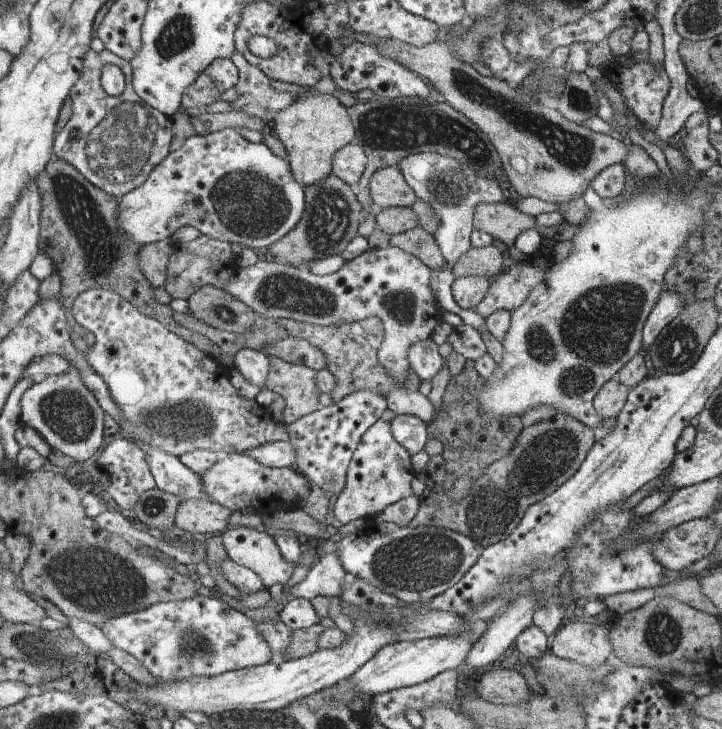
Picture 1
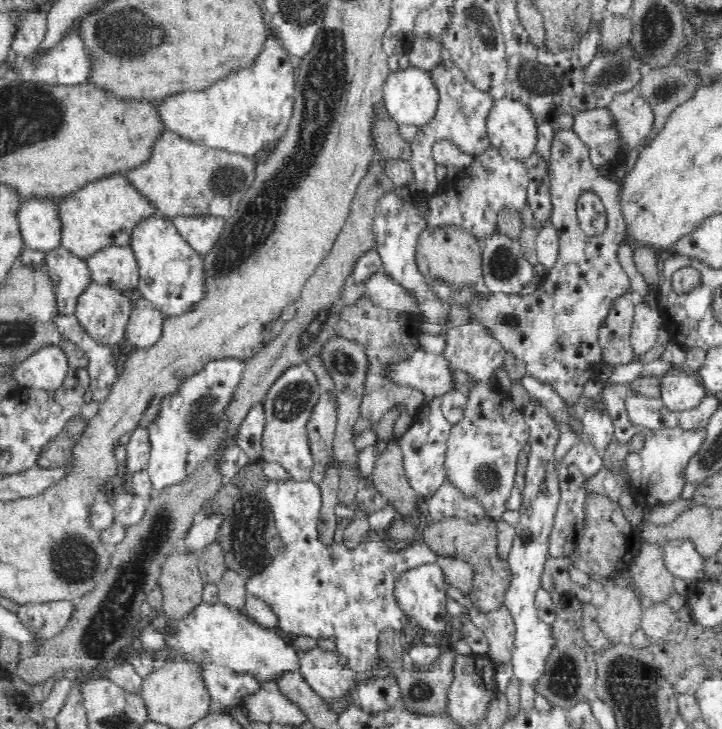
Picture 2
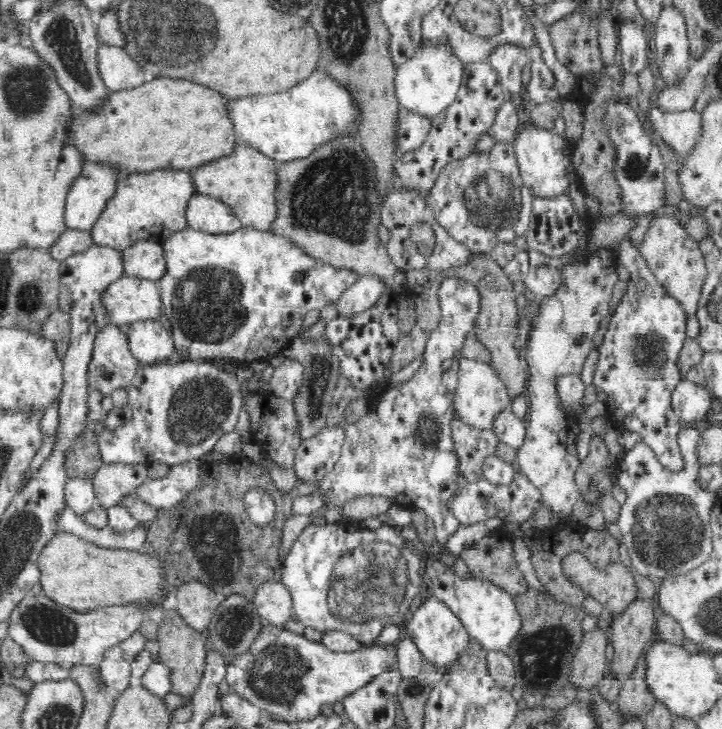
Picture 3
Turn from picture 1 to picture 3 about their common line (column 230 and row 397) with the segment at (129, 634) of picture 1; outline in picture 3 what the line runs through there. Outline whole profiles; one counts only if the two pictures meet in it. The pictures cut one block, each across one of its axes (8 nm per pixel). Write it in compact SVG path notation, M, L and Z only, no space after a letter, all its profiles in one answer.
M628 237L621 244L618 262L630 271L626 294L616 304L614 315L604 334L603 342L598 347L598 358L594 365L594 386L604 392L606 396L606 420L610 421L612 432L628 430L638 434L640 443L654 451L657 459L672 470L680 470L683 460L679 451L679 435L682 428L677 414L672 408L671 396L674 389L685 380L684 372L678 365L678 358L687 339L687 314L680 301L676 300L666 289L658 284L657 278L648 268L647 262Z

